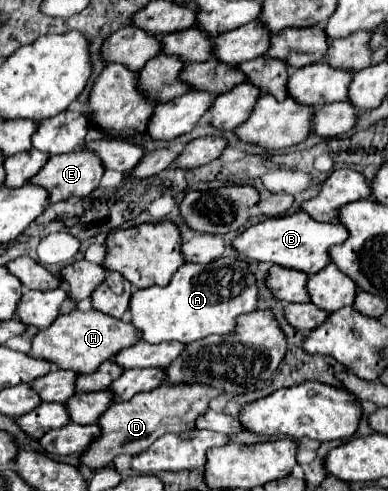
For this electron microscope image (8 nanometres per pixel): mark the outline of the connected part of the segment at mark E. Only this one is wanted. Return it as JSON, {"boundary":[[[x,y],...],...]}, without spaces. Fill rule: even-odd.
{"boundary":[[[75,150],[51,156],[29,184],[45,186],[45,190],[49,190],[49,202],[55,204],[69,198],[89,196],[97,188],[103,172],[105,170],[97,154],[89,150]]]}

